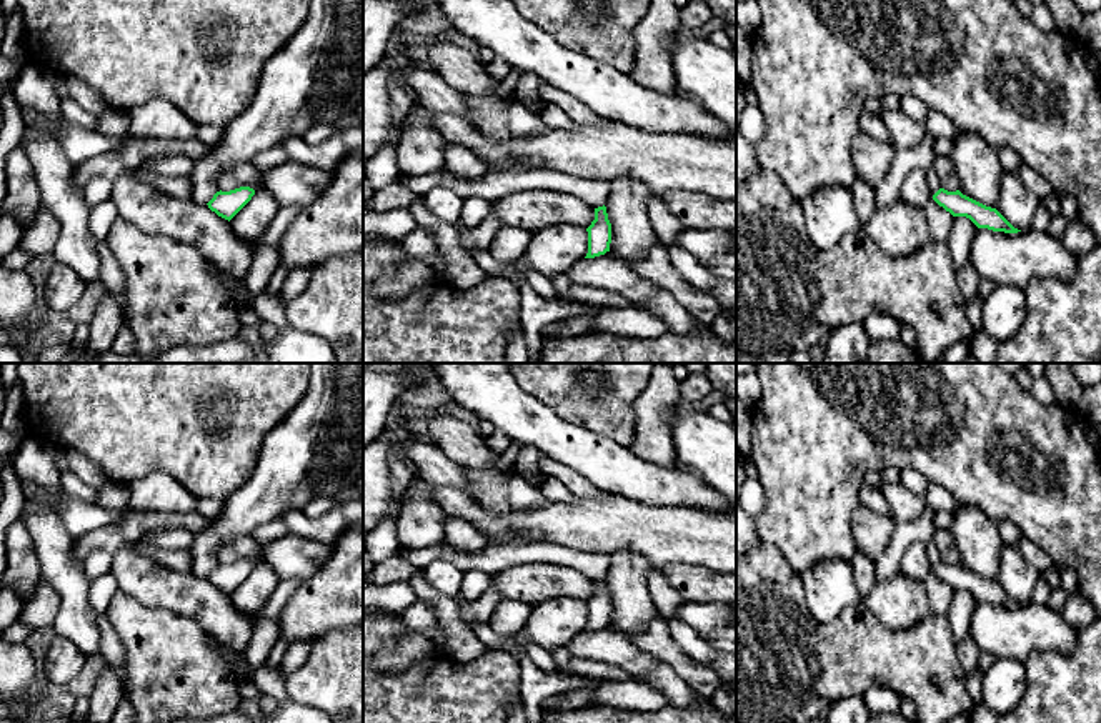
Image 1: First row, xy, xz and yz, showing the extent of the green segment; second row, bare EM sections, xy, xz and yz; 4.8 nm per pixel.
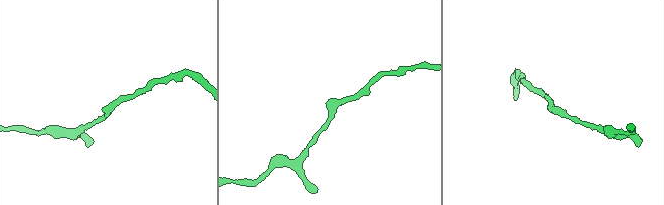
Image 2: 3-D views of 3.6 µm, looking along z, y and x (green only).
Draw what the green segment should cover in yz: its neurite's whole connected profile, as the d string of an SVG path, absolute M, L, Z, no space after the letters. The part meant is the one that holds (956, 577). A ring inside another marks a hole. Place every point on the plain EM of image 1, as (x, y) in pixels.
M939 561L933 573L949 585L953 590L966 590L969 591L978 601L988 601L993 605L1004 605L1004 606L1018 606L1021 603L1014 601L996 581L986 580L966 568L959 563L948 565Z

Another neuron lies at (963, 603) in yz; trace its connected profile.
M954 590L948 610L948 623L958 641L964 640L971 630L971 615L979 601L966 590Z

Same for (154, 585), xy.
M130 543L113 553L112 573L118 590L142 605L193 618L227 648L237 653L247 651L253 621L238 613L230 595L208 578L170 570L152 556L138 553Z

